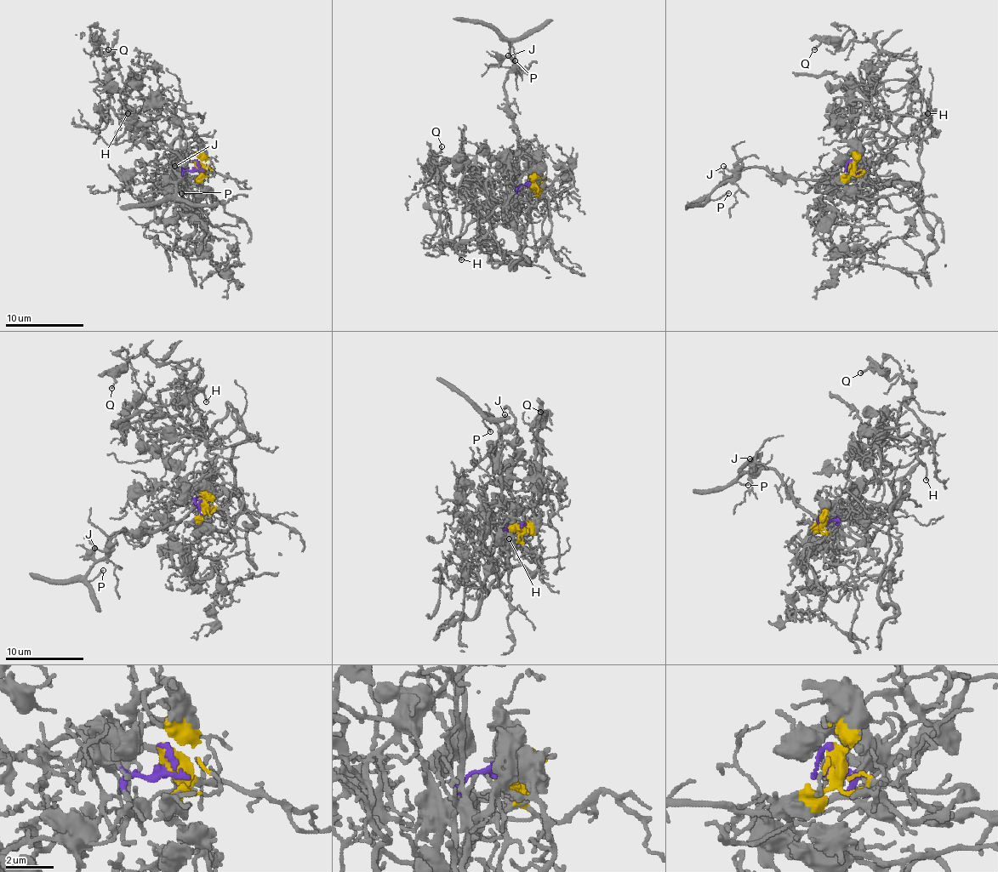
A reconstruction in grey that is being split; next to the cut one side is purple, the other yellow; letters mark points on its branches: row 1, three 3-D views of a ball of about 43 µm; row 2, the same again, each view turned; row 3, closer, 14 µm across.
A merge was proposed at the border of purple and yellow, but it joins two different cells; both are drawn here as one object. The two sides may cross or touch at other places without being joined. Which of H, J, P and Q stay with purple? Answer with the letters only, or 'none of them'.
J, P

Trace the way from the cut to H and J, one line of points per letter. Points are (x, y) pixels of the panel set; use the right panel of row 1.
H: (851, 168), (864, 144), (882, 148), (914, 130), (903, 134), (896, 127), (915, 101), (926, 101), (927, 112)
J: (851, 168), (857, 173), (837, 184), (780, 178), (762, 168), (731, 169), (723, 166)

